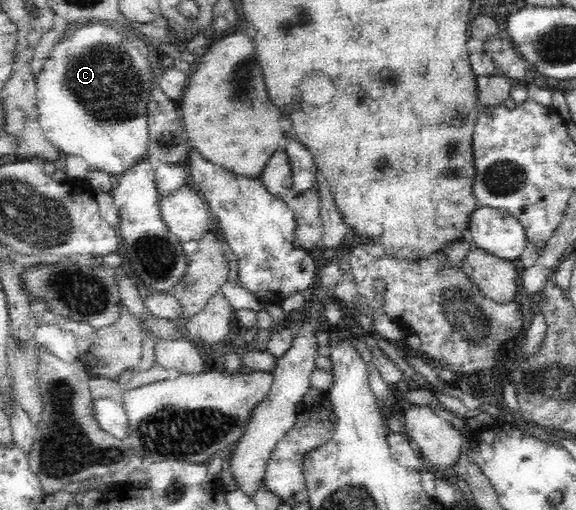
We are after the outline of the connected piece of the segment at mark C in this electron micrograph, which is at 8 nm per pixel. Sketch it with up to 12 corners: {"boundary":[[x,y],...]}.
{"boundary":[[66,33],[37,76],[45,138],[118,176],[148,154],[147,42]]}

